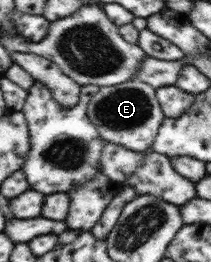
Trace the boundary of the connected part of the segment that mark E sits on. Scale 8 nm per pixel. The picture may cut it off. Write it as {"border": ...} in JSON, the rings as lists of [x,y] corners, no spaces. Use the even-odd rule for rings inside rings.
{"border":[[[135,79],[115,86],[100,87],[88,102],[86,113],[99,136],[107,143],[141,153],[147,152],[153,144],[165,117],[156,97],[156,88]]]}

